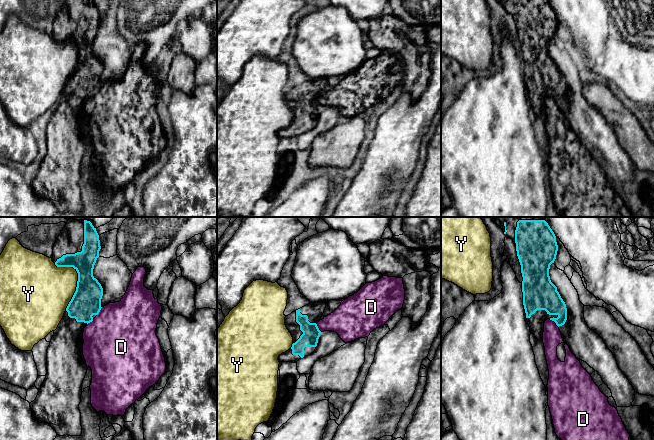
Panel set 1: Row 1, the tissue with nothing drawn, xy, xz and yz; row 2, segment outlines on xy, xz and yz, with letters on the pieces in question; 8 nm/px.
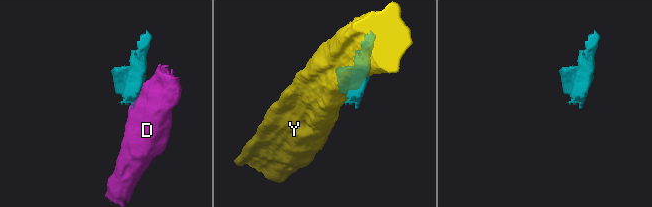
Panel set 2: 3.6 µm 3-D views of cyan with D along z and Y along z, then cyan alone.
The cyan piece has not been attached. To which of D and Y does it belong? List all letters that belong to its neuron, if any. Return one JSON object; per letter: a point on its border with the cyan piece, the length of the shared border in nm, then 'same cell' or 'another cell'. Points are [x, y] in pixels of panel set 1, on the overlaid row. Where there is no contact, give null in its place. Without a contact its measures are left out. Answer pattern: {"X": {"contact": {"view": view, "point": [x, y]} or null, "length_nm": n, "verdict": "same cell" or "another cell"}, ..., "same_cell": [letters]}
{"D": {"contact": {"view": "yz", "point": [554, 321]}, "length_nm": 100, "verdict": "another cell"}, "Y": {"contact": {"view": "xy", "point": [78, 280]}, "length_nm": 400, "verdict": "another cell"}, "same_cell": []}

